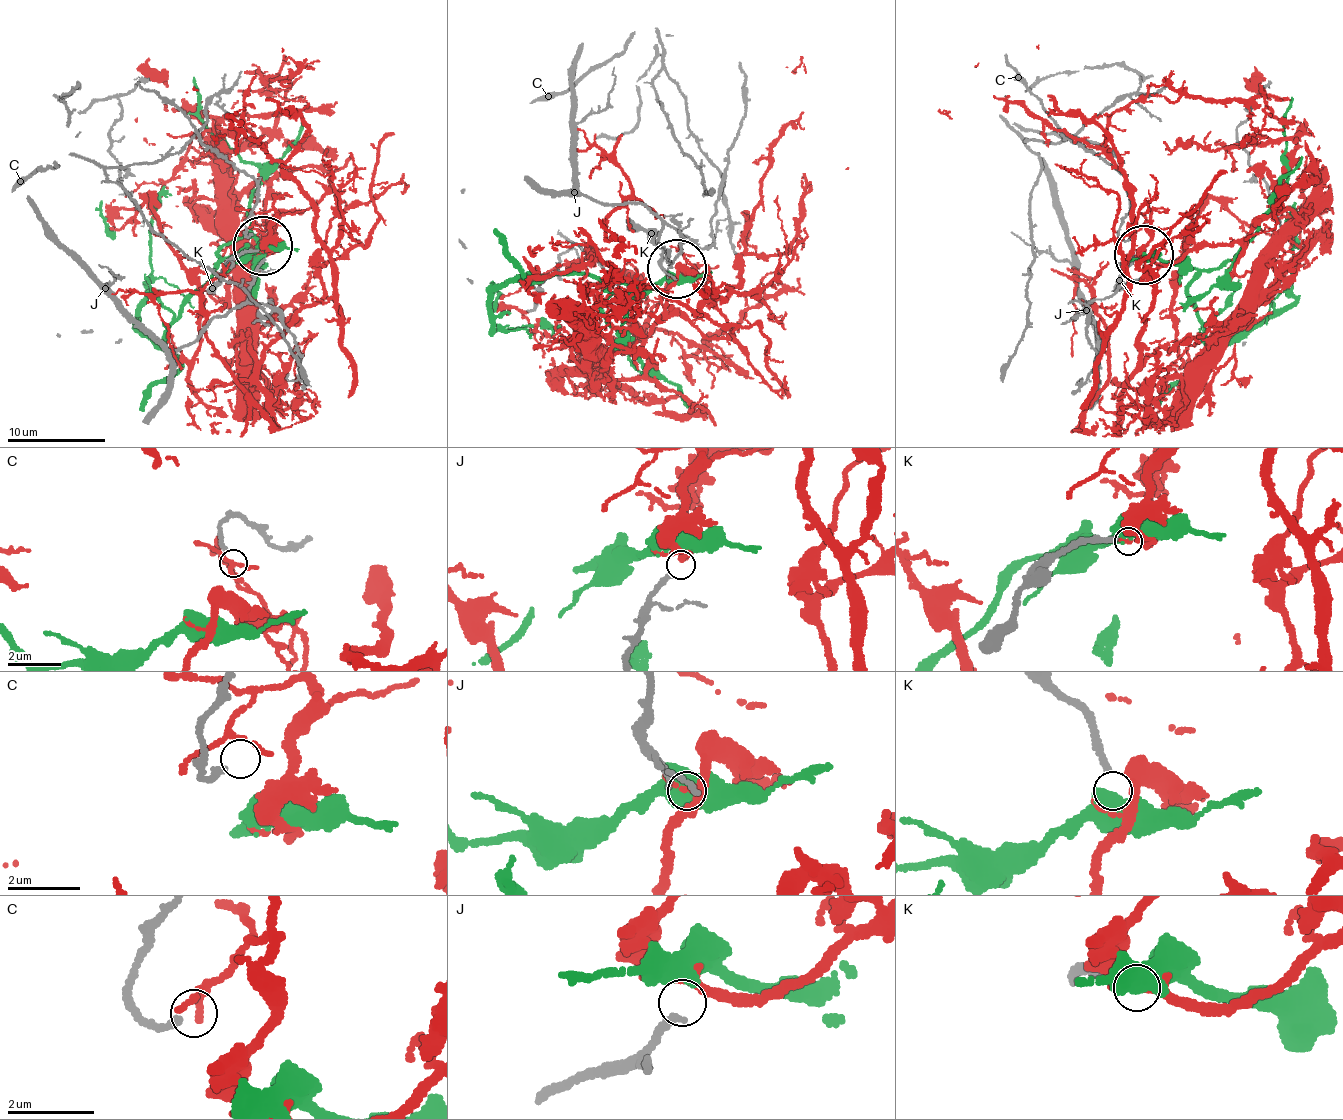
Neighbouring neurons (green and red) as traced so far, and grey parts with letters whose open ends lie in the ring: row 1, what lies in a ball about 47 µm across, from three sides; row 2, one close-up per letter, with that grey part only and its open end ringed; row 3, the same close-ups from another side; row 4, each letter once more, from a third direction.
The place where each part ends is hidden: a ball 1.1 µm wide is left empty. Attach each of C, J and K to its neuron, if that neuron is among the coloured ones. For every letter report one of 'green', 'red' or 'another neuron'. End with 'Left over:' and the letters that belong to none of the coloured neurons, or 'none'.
C: another neuron
J: another neuron
K: green
Left over: C, J

